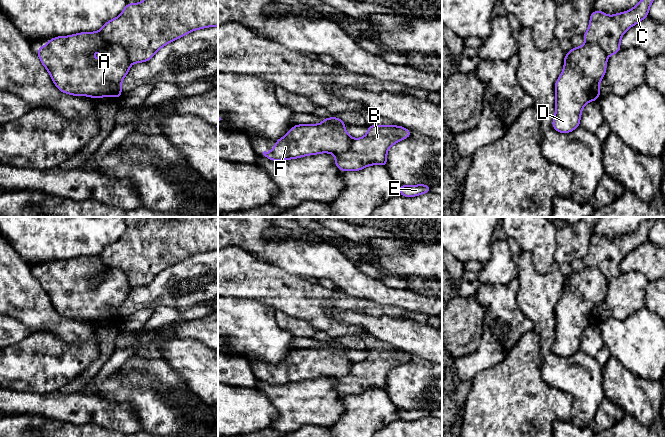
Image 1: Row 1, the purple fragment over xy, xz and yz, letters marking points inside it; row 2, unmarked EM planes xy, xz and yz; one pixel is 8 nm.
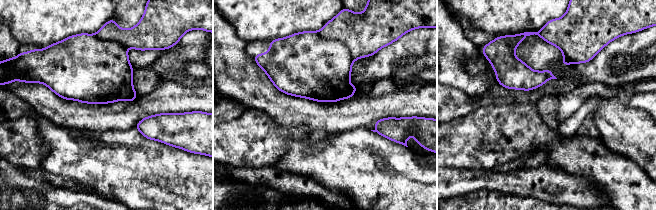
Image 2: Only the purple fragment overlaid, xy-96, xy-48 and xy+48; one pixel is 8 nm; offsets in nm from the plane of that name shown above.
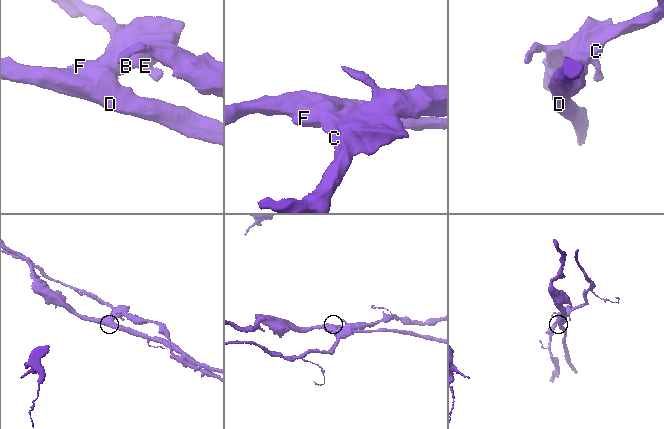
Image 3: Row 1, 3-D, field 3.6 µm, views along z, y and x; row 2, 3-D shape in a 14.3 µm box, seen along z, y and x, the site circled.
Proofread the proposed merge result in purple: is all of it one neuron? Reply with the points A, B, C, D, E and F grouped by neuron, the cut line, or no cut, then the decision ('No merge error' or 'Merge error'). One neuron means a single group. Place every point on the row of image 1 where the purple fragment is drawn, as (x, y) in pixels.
Groups: A D F / B C E. Split along xy (97, 32), (105, 41), (119, 44), (125, 50), (131, 63). Merge error

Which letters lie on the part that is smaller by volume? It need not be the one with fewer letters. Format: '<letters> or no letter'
B, C, E

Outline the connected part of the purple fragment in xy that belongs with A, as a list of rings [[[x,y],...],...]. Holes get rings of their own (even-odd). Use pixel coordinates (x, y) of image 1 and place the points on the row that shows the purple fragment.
[[[82,32],[52,38],[45,47],[38,47],[37,55],[58,90],[73,96],[89,96],[96,99],[104,96],[118,99],[123,94],[122,81],[132,64],[122,46],[105,42],[98,32]],[[99,50],[102,50],[103,54],[93,62],[91,57]]]

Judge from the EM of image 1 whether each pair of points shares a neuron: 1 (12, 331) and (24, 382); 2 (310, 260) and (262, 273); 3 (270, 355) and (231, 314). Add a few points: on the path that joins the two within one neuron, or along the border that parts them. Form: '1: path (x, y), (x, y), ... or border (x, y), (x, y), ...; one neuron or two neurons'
1: border (34, 330), (20, 341), (10, 345); two neurons
2: border (269, 262), (293, 274), (304, 277); two neurons
3: path (262, 345), (241, 324); one neuron

